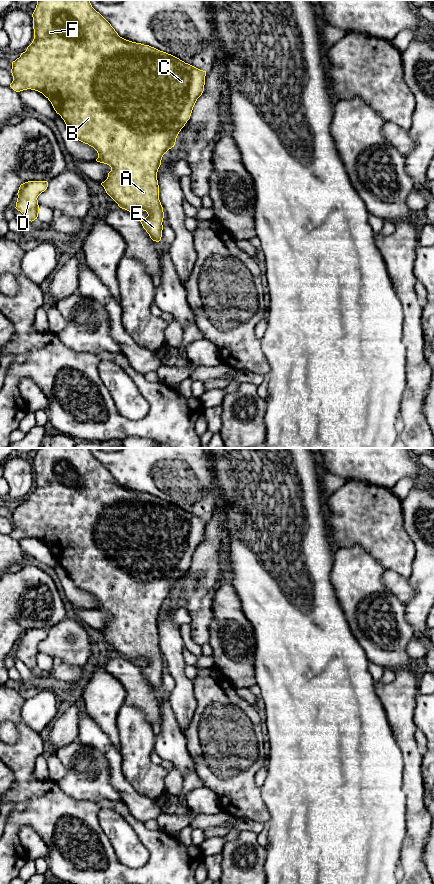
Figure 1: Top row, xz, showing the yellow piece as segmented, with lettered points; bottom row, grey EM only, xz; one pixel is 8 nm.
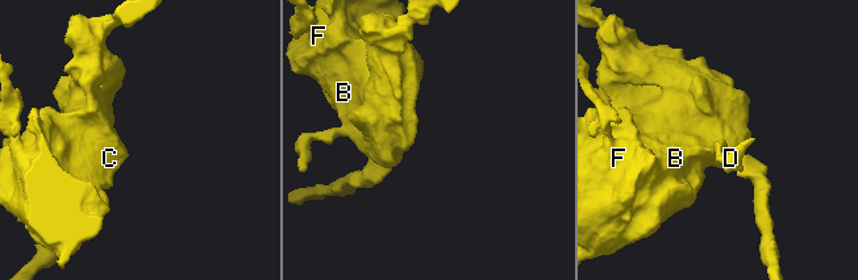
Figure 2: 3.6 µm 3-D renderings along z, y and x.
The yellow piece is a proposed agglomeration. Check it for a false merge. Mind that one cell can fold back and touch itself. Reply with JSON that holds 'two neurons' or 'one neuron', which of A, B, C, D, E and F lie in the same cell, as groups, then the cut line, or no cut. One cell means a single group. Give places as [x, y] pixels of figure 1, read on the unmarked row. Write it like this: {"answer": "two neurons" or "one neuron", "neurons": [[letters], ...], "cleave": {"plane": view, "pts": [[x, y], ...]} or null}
{"answer": "one neuron", "neurons": [["A", "B", "C", "D", "E", "F"]], "cleave": null}

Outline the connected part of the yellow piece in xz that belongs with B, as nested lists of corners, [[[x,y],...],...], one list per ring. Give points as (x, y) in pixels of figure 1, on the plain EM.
[[[38,448],[32,465],[34,487],[26,499],[21,501],[20,505],[12,510],[11,521],[13,529],[10,535],[16,540],[27,537],[38,539],[51,550],[54,558],[64,568],[74,585],[97,599],[98,606],[96,609],[111,615],[107,627],[101,631],[106,641],[122,657],[129,660],[138,658],[146,659],[148,664],[140,670],[150,686],[153,689],[159,690],[162,685],[164,660],[159,648],[157,620],[163,603],[174,595],[179,580],[190,567],[193,555],[204,539],[206,519],[200,518],[171,502],[149,493],[132,490],[120,485],[111,472],[92,455],[90,448]]]

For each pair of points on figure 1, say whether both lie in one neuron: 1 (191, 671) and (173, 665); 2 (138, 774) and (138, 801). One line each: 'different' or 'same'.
1: different
2: different

